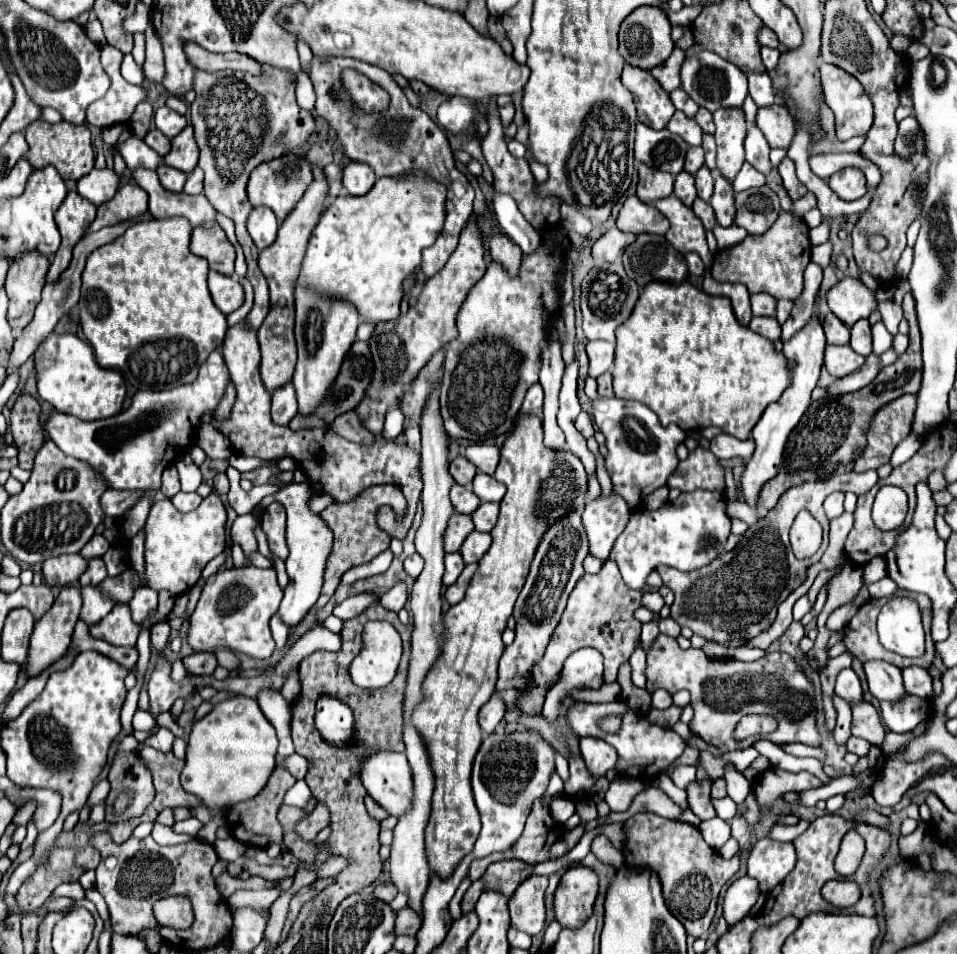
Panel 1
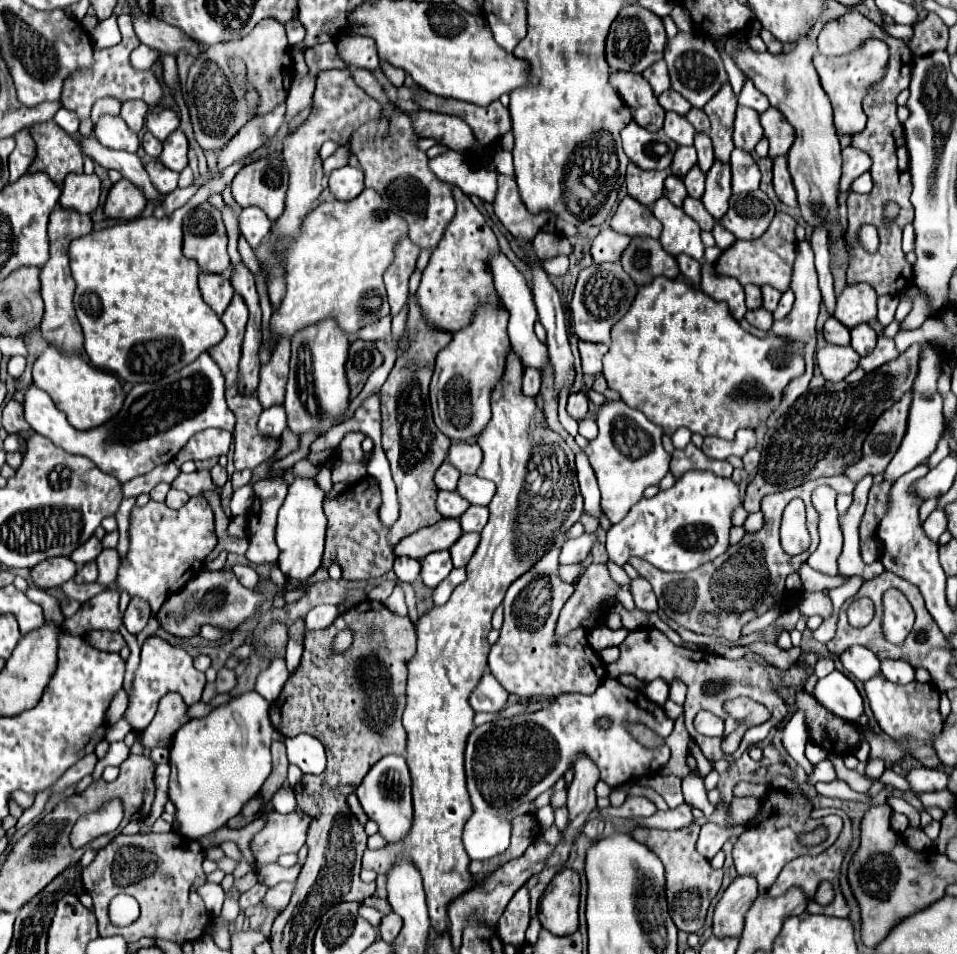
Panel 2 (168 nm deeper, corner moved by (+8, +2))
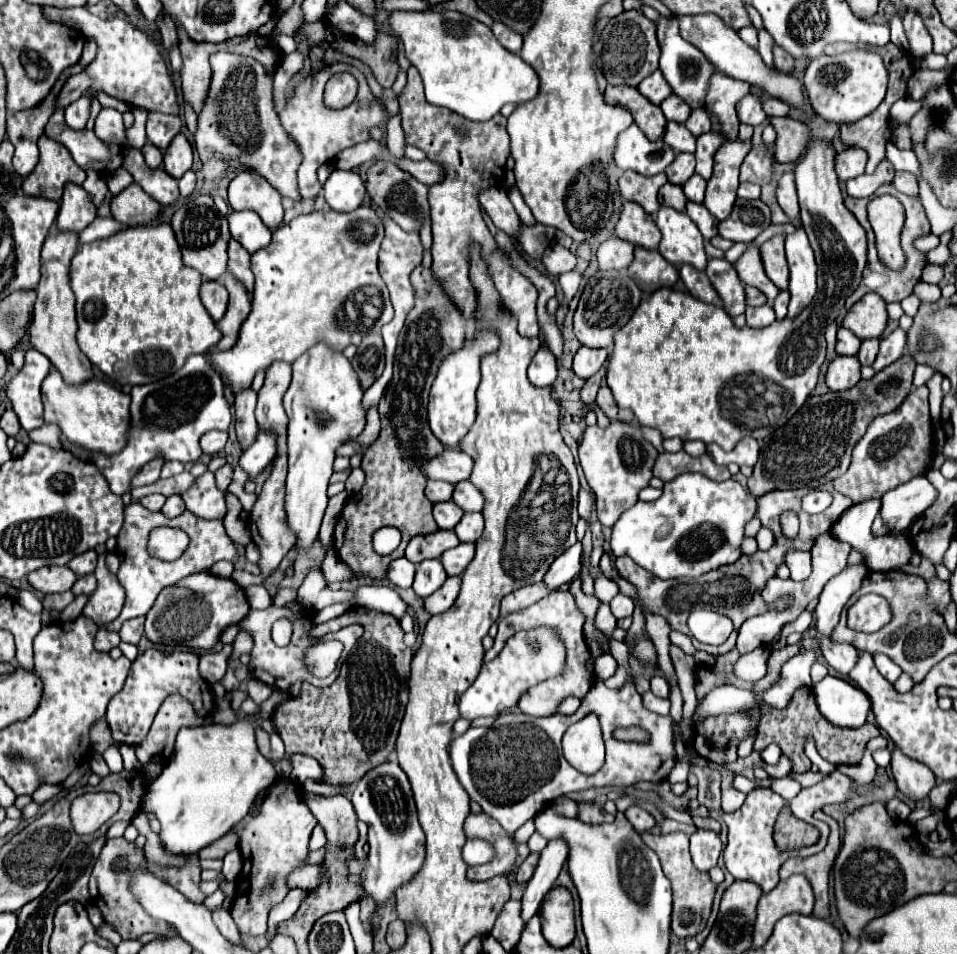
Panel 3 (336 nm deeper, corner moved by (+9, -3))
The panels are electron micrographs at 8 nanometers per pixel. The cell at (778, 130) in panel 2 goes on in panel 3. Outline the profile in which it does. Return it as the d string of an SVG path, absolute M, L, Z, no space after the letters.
M790 116L772 118L770 124L778 132L776 142L774 142L776 162L796 162L812 138L810 126L806 126L800 120L794 120Z

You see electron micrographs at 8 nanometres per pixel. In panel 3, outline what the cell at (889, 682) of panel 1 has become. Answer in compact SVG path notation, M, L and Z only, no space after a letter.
M812 630L812 636L818 638L818 646L820 646L826 662L836 672L846 676L854 668L854 664L858 660L858 650L854 646L844 644L844 642L834 642L830 636L820 636L816 630Z

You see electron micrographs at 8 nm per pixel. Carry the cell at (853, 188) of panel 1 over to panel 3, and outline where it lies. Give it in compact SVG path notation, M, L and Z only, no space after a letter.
M844 148L836 154L836 174L842 182L864 174L868 154L862 148Z

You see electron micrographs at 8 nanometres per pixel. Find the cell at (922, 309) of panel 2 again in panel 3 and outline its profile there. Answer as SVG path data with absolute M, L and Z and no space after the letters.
M918 282L914 286L914 294L922 300L922 302L936 302L940 298L940 288L936 284L926 284L926 282Z

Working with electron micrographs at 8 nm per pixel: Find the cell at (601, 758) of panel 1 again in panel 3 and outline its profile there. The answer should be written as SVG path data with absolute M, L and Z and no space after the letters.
M552 840L540 854L540 862L536 866L536 872L532 880L526 884L524 896L522 896L522 920L528 922L538 910L546 896L546 892L552 888L554 880L558 878L564 862L568 858L568 846L566 842Z

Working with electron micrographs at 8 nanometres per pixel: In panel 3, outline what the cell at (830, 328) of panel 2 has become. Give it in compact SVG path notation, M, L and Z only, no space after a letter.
M840 328L838 330L838 344L836 344L836 352L840 356L856 356L860 350L860 338L856 338L850 330Z

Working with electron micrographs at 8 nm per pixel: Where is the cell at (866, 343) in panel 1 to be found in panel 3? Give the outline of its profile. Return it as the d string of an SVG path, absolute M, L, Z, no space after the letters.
M864 340L858 352L858 360L862 366L872 366L878 352L878 340Z

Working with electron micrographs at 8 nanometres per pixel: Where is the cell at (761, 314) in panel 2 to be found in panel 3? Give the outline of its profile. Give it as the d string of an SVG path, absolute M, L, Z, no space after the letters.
M768 304L758 306L758 308L746 306L746 324L748 326L752 326L752 328L764 328L764 326L770 326L774 320L776 320L776 316L774 316L772 306L768 306Z

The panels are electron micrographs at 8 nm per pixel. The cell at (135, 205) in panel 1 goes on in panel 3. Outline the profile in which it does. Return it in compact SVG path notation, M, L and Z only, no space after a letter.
M130 184L126 190L114 196L110 206L114 220L126 226L150 224L160 212L160 204L154 202L154 198L150 198L138 184Z

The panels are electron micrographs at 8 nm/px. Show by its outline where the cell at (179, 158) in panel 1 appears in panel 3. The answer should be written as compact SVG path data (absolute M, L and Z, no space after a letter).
M178 134L164 152L164 170L174 178L182 178L182 174L188 172L190 168L192 168L192 146L184 134Z

